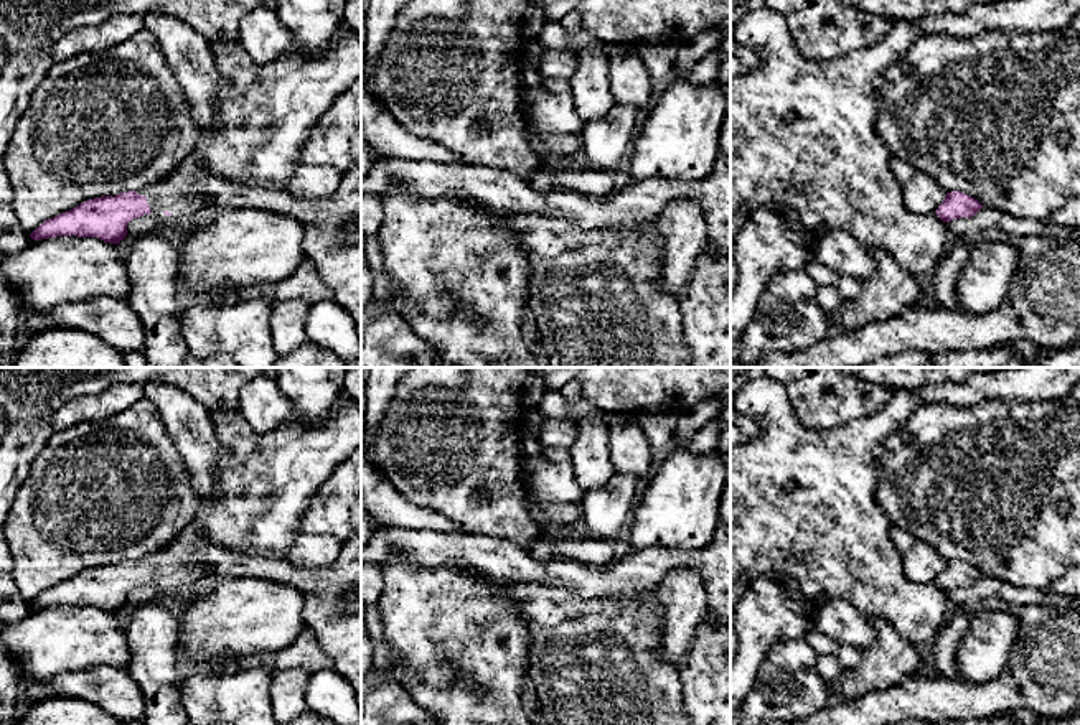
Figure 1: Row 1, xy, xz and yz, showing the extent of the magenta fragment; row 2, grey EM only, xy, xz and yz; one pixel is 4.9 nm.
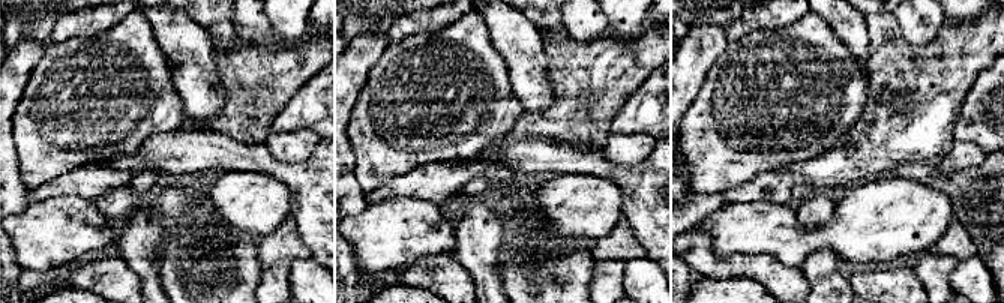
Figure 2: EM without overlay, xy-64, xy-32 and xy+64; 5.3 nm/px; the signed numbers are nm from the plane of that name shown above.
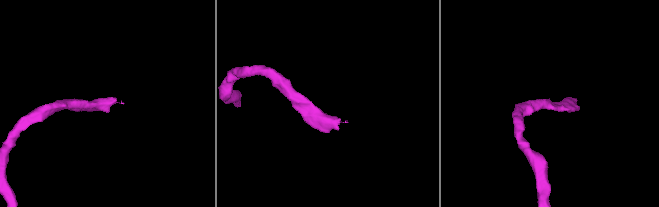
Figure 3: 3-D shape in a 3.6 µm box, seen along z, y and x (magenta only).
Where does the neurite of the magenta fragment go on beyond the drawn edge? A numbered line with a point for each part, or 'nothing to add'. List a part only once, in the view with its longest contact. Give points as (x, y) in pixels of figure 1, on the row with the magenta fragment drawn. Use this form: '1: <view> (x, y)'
1: xy (266, 112)

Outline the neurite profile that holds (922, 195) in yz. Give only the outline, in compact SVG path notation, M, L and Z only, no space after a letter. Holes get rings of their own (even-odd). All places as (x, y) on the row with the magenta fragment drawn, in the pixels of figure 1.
M915 170L912 180L902 186L905 208L917 214L935 213L946 191L928 173Z

